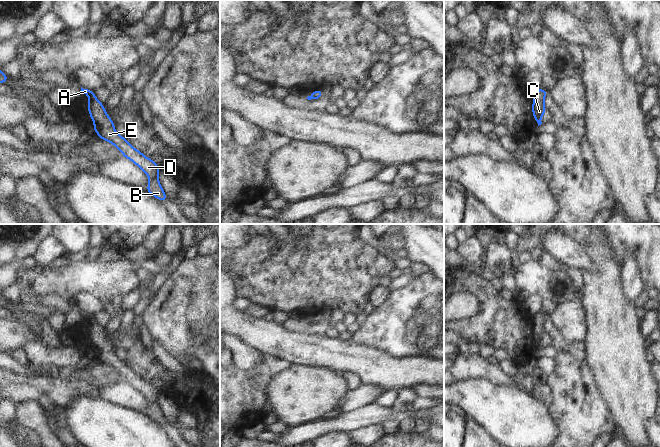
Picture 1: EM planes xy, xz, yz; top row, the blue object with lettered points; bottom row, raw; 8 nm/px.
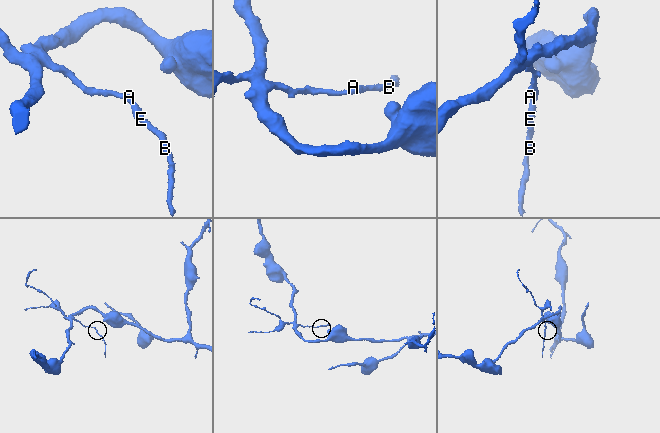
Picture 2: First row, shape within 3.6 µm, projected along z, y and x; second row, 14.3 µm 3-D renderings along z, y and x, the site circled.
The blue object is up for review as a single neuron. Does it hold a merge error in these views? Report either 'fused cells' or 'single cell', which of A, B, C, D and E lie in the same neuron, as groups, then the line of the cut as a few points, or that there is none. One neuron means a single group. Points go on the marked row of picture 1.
single cell; A B C D E; no cut

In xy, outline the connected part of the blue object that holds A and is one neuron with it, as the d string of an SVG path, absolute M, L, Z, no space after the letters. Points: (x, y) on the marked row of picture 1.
M83 89L83 94L86 94L90 101L88 103L89 114L94 121L94 130L102 140L106 140L117 147L125 158L133 161L138 167L140 167L149 177L147 192L155 196L157 199L165 202L167 196L165 195L159 180L157 166L151 158L146 158L139 150L133 148L126 138L121 137L116 131L111 118L108 117L104 105L102 105L97 99L93 91Z

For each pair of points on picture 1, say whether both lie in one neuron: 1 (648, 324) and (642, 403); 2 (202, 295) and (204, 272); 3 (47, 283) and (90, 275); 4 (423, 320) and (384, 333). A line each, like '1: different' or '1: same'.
1: different
2: same
3: same
4: same

